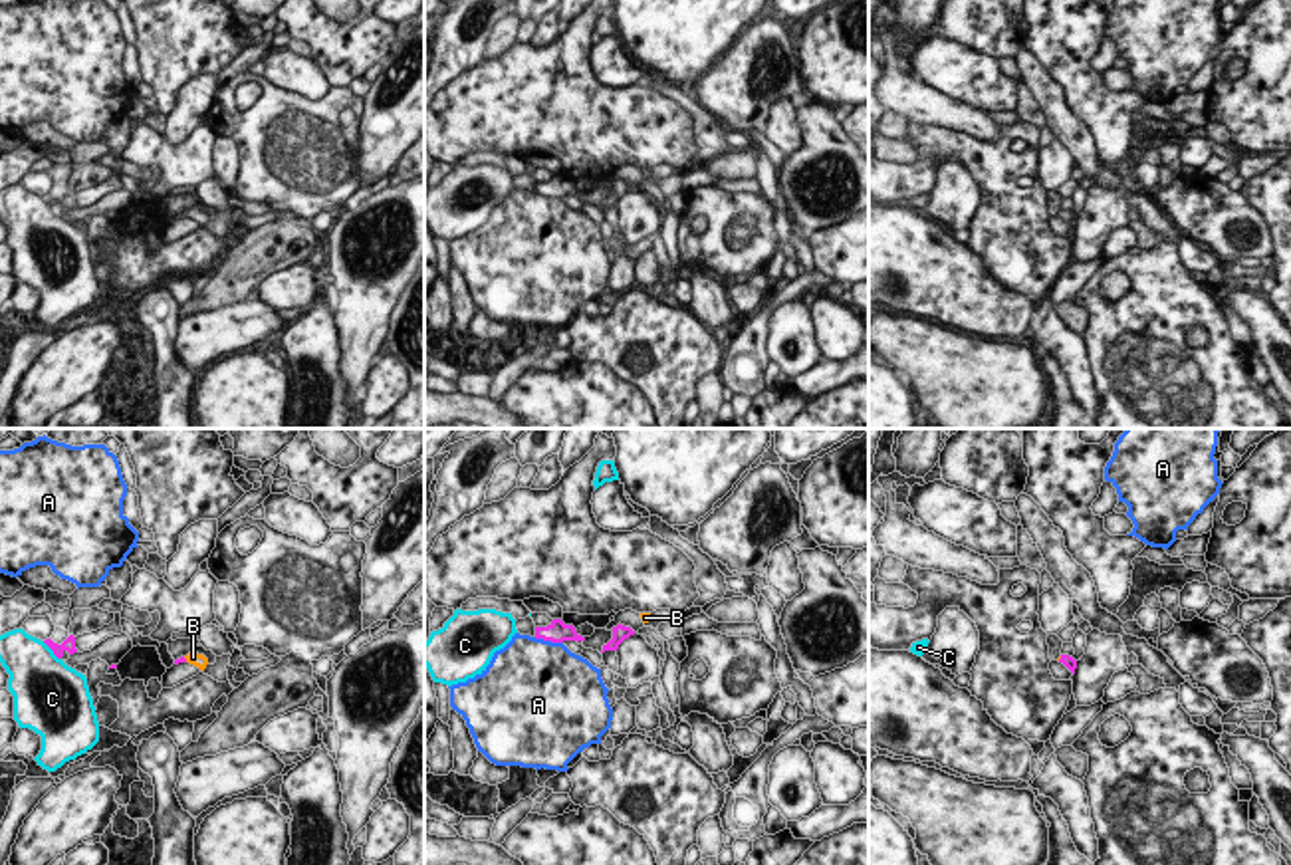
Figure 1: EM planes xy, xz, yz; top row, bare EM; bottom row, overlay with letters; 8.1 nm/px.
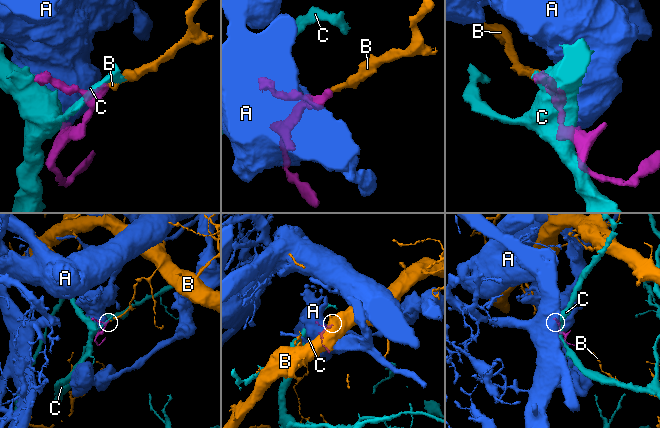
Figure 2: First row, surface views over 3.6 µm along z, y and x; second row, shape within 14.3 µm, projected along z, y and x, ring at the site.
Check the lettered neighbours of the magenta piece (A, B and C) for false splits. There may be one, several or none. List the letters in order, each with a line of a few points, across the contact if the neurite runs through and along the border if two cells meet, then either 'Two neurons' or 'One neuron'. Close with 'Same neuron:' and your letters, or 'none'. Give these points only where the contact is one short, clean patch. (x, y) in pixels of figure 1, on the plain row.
A: Line: xz (534, 193), (562, 199). Two neurons
B: Line: xy (181, 215), (185, 215), (193, 213). One neuron
C: Line: xy (42, 197), (60, 215). Two neurons
Same neuron: B

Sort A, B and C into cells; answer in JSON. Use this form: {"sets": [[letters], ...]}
{"sets": [["A"], ["B"], ["C"]]}

